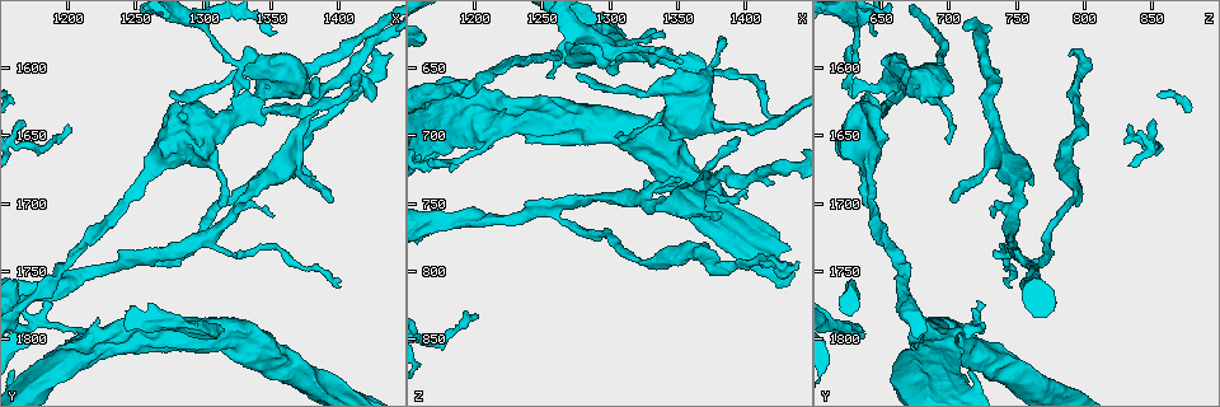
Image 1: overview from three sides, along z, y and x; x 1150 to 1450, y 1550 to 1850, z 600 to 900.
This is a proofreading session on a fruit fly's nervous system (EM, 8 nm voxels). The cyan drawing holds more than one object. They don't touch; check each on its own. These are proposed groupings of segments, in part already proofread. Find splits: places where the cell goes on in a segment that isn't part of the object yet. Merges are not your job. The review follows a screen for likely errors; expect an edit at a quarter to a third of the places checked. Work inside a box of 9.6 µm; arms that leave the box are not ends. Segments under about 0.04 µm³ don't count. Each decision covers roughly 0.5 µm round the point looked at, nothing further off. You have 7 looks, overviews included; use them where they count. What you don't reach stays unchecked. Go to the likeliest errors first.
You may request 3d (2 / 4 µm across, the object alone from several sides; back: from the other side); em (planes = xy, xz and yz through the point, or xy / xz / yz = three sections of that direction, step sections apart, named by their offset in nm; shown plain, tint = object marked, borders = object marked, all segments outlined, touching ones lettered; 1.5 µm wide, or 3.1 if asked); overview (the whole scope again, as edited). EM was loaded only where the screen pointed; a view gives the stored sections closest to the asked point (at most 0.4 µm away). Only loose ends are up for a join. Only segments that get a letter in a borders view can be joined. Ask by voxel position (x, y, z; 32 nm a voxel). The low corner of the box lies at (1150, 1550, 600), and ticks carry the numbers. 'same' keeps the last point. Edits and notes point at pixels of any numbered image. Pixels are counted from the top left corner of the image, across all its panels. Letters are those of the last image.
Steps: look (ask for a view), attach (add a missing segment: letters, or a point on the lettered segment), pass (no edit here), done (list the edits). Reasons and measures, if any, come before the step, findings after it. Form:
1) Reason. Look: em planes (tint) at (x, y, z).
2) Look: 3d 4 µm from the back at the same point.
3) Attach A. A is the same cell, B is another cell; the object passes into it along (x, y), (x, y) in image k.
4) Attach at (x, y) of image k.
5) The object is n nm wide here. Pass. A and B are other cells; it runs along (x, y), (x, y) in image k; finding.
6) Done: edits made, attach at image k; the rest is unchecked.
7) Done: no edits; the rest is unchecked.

Look: em planes (borders) at (1314, 1792, 634).

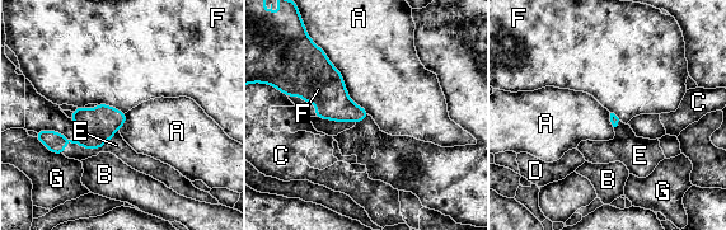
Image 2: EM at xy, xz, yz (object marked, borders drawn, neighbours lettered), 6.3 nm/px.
The longest contact is with A, 550 nm. Attach E. E is the same cell, A, B, C, D, F and G are other cells; the object passes into it along (97, 126), (89, 148), (116, 145) in image 2; it goes on there.

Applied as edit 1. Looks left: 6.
Tapers out. Look: 3d 2 µm at (1396, 1698, 704).

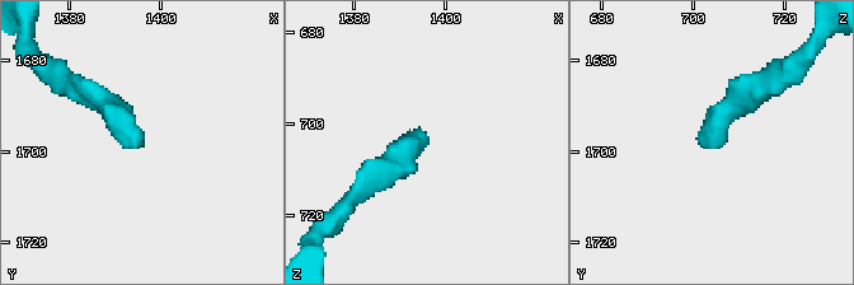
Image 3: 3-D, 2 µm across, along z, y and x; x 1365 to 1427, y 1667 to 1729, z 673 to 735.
Now the EM. Look: em planes (borders) at (1396, 1699, 703).

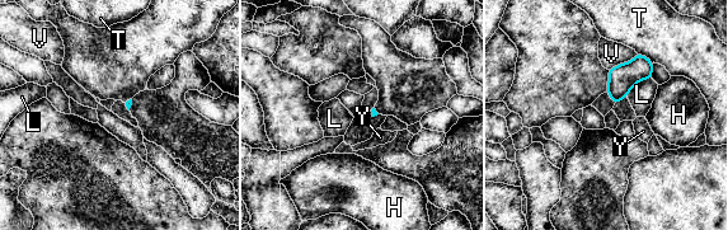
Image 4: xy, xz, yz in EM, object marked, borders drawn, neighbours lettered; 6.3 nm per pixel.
Pass. H, L, T, V and Y are other cells; a border runs along (651, 78), (639, 80), (626, 95) in image 4; no lettered segment goes on from it.

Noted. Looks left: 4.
Free end. Look: 3d 2 µm at (1386, 1622, 628).

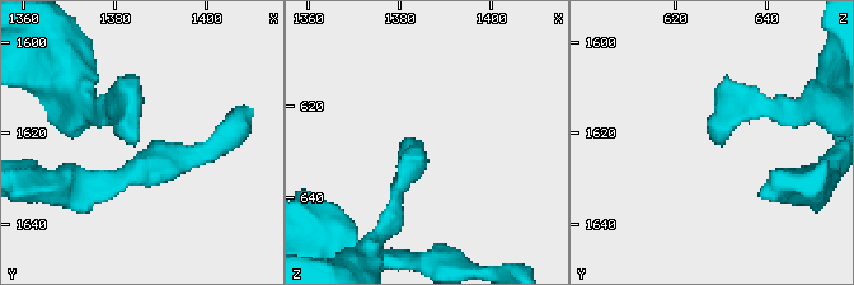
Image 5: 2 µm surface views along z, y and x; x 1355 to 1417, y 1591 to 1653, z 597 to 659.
Look: em planes (borders) at (1385, 1623, 629).

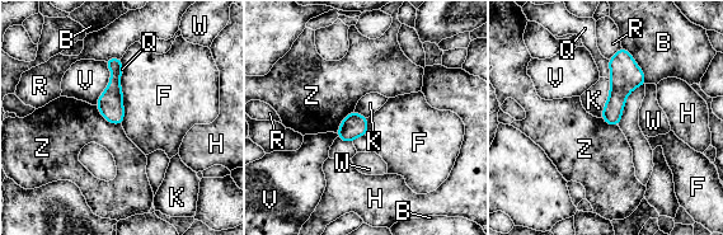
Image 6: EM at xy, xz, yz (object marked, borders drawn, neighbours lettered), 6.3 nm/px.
Pass. B, F, H, K, Q, R, V, W and Z are other cells; a border runs along (121, 90), (123, 100), (122, 123) in image 6; none of them fits.

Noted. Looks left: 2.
Done: edits made, attach at image 2; the rest is unchecked.

